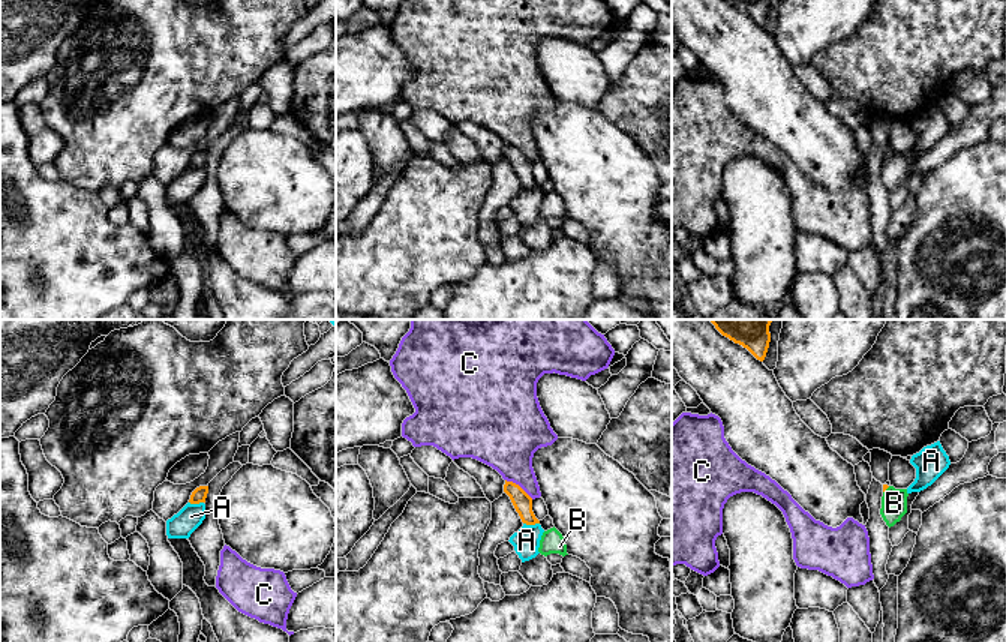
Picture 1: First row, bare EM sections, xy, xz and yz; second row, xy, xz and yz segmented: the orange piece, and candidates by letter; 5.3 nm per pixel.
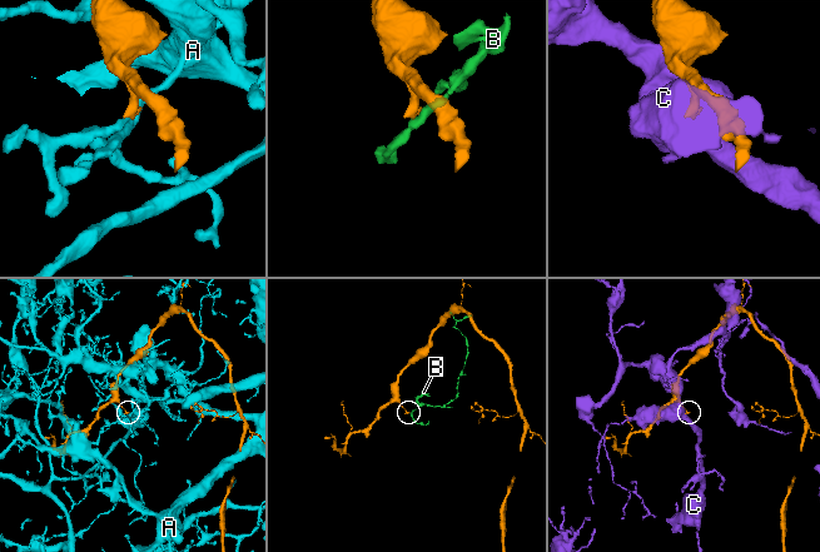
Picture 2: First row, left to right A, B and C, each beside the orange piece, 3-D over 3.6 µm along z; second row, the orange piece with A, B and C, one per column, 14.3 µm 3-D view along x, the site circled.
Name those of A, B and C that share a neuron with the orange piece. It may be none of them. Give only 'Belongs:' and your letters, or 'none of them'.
Belongs: none of them

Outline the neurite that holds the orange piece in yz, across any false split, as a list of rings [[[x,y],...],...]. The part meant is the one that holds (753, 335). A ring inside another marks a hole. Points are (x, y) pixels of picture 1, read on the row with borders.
[[[709,320],[715,328],[735,344],[747,348],[763,362],[769,348],[772,320]]]

